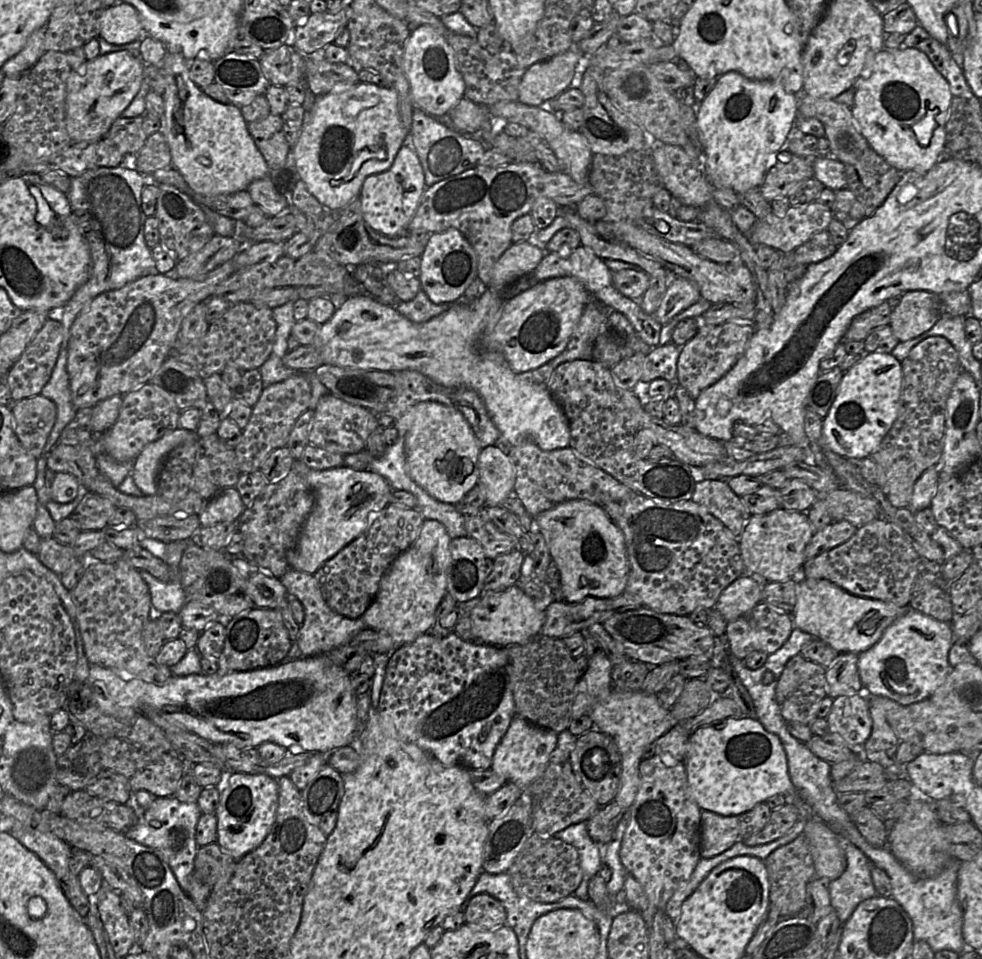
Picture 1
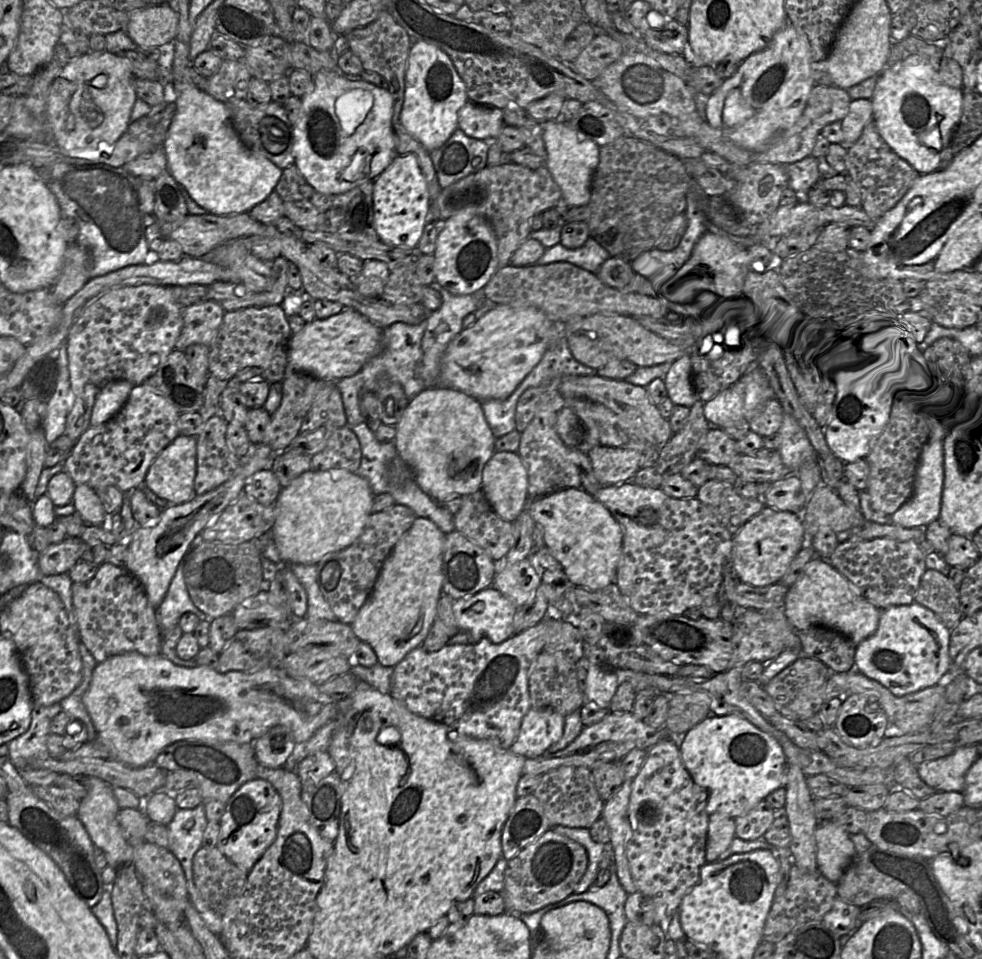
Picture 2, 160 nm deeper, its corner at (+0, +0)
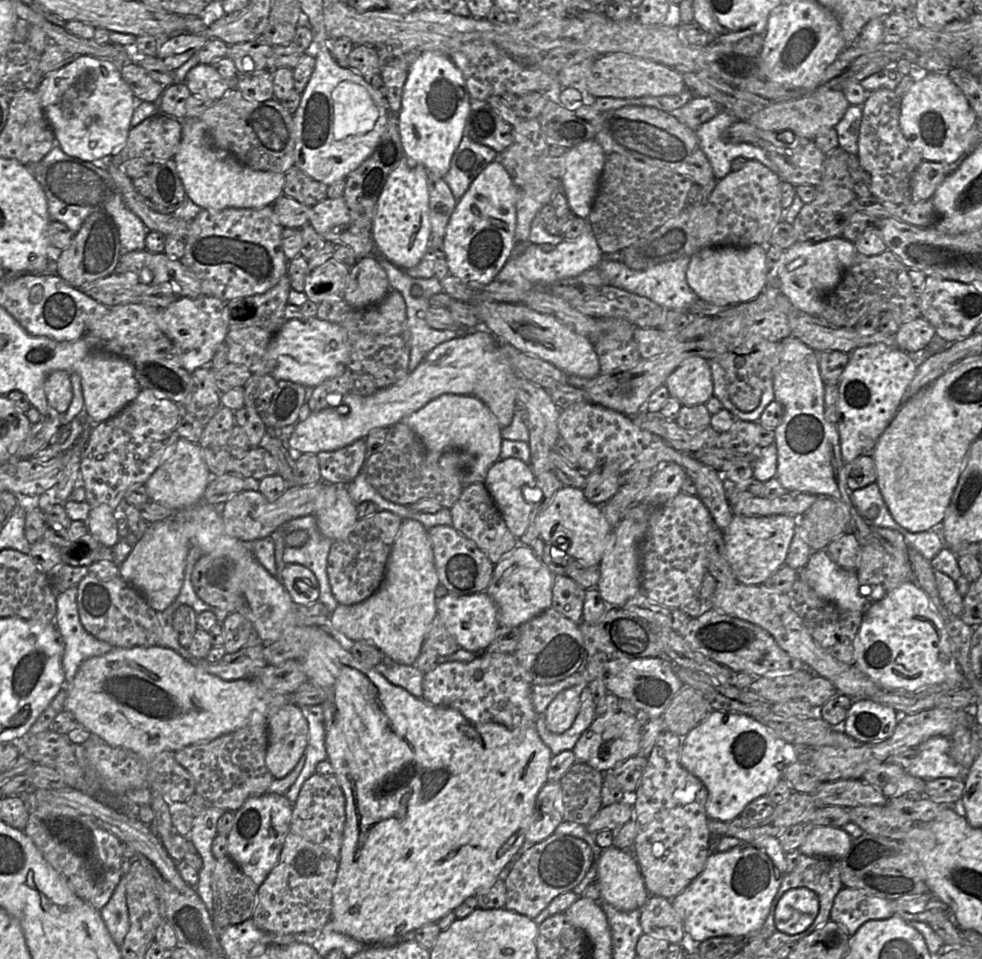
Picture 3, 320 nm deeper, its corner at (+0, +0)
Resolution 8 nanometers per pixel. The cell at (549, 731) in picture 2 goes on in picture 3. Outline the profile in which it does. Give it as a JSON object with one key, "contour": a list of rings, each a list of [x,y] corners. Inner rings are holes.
{"contour":[[[585,684],[577,685],[560,692],[543,713],[546,728],[555,734],[567,731],[580,710],[580,695]]]}

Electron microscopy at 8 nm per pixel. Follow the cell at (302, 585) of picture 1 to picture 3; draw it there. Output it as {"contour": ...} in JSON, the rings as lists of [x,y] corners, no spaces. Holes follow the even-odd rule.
{"contour":[[[314,514],[292,519],[283,524],[285,534],[296,530],[308,533],[308,540],[302,547],[289,547],[285,543],[283,561],[285,564],[300,564],[311,570],[319,583],[318,601],[323,603],[332,614],[338,602],[334,598],[327,576],[327,559],[333,540],[323,536],[317,527]]]}

